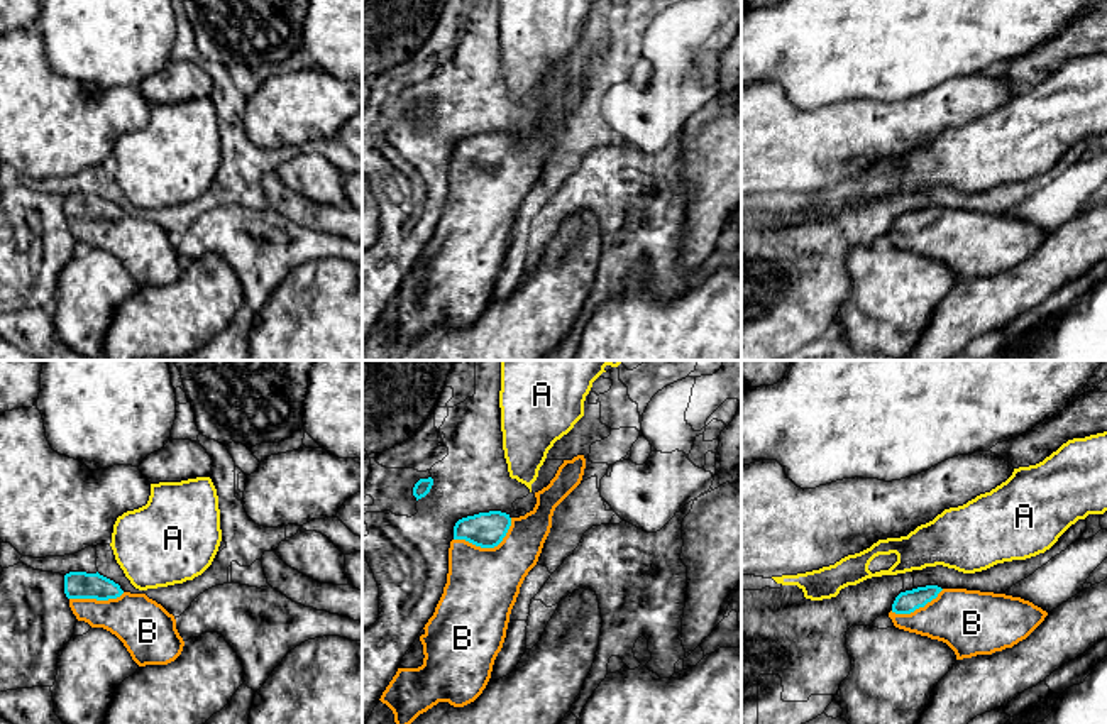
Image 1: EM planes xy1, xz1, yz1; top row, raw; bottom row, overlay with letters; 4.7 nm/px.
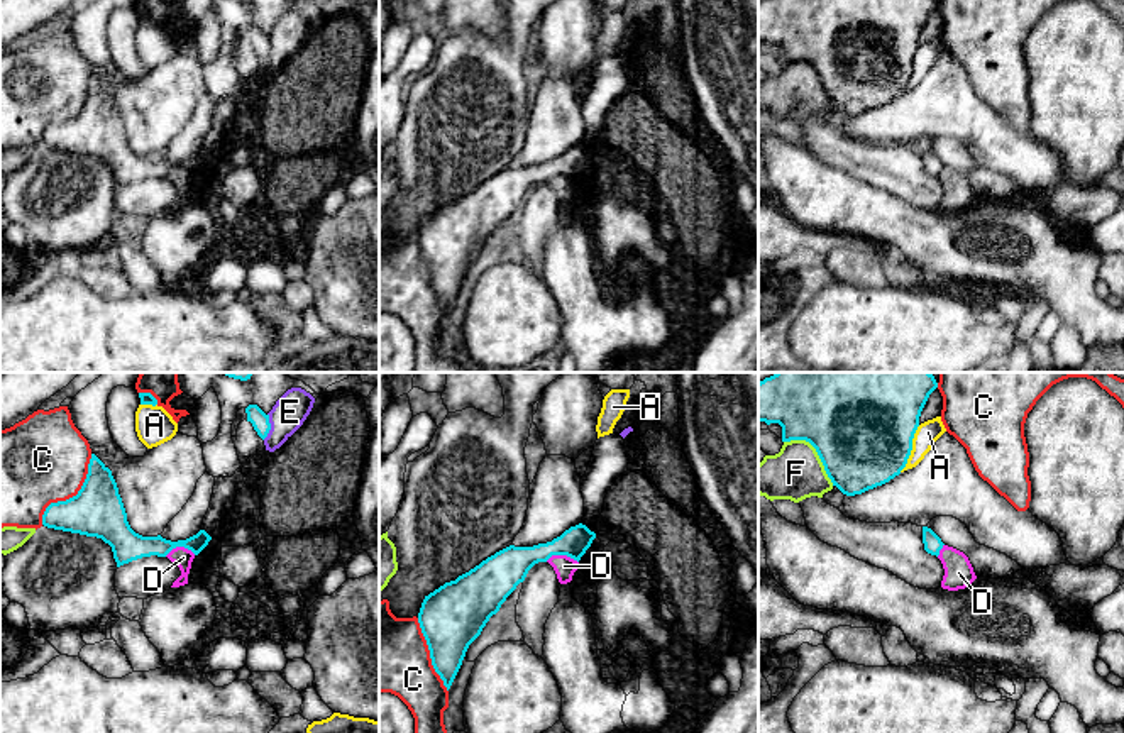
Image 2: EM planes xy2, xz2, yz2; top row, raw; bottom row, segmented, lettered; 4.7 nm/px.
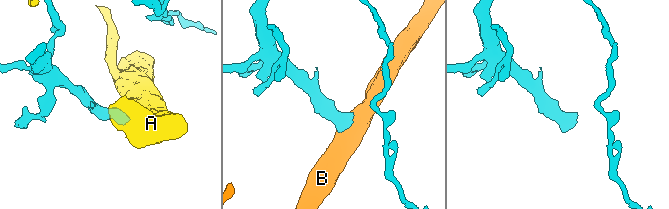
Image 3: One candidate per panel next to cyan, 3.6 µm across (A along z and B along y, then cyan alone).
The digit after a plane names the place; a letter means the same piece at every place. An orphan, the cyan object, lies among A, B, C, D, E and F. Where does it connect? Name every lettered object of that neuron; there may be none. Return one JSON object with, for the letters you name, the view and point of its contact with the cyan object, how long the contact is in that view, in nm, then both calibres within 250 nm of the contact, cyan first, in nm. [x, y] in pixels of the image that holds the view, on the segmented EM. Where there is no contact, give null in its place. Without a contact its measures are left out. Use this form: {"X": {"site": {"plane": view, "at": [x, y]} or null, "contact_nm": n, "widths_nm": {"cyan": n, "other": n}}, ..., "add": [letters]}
{"B": {"site": {"plane": "xz1", "at": [488, 547]}, "contact_nm": 300, "widths_nm": {"cyan": 170, "other": 340}}, "add": ["B"]}

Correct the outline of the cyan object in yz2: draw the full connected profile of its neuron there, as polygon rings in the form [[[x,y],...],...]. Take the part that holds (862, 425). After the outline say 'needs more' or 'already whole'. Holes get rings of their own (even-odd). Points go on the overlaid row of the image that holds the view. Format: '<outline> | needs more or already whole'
[[[775,372],[758,383],[758,422],[779,423],[782,442],[809,442],[843,494],[855,496],[901,474],[912,450],[921,411],[938,388],[931,372]]] | already whole

